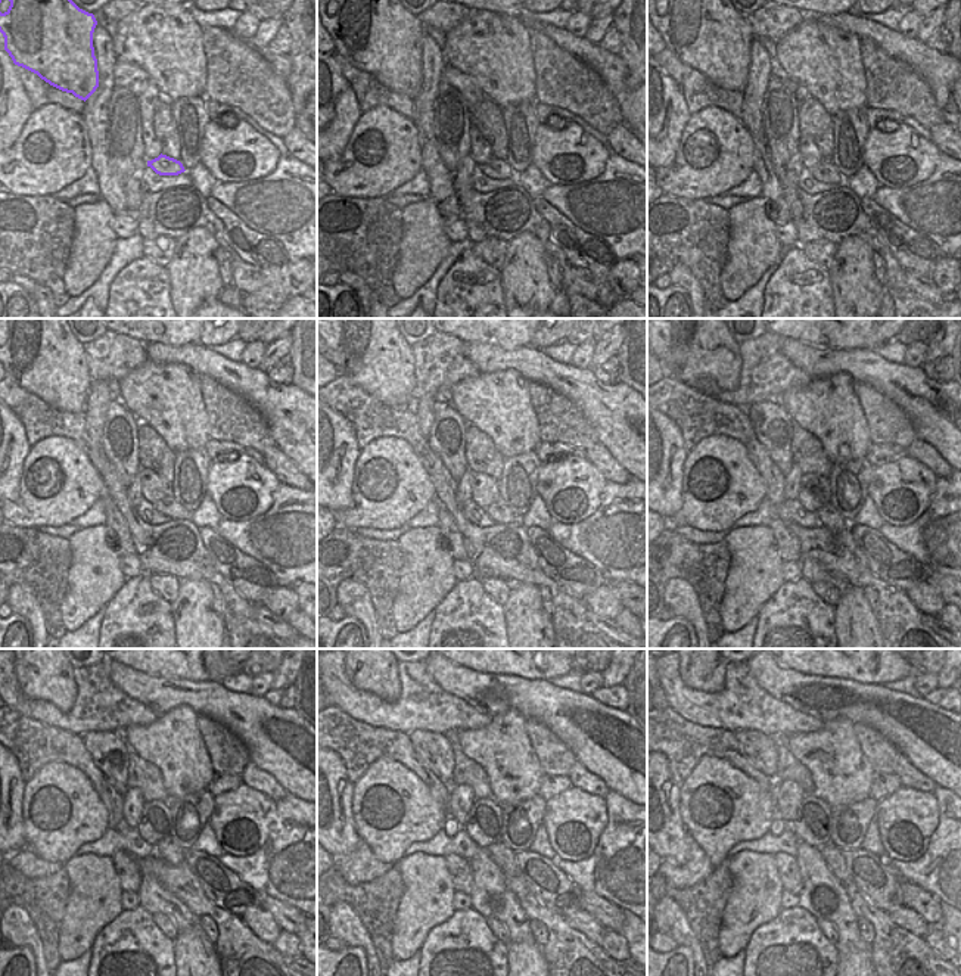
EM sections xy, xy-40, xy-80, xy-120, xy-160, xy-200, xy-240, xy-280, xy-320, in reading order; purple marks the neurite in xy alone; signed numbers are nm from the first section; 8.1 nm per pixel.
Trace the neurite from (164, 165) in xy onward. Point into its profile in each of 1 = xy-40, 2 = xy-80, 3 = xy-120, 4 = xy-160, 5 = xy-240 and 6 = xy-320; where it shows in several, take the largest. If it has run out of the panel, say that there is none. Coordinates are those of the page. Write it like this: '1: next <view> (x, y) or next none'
1: next xy-40 (495, 168)
2: next xy-80 (827, 173)
3: next xy-120 (168, 506)
4: next xy-160 (498, 512)
5: next xy-240 (165, 848)
6: next xy-320 (827, 851)

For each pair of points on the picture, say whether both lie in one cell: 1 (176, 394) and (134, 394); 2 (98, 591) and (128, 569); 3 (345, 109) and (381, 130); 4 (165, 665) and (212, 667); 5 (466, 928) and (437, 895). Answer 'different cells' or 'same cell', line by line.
1: same cell
2: different cells
3: different cells
4: same cell
5: different cells

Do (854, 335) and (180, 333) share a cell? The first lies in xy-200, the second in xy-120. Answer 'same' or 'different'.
same

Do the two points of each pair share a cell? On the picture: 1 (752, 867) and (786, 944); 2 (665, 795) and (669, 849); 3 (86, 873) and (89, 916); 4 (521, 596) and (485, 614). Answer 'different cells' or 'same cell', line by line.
1: different cells
2: same cell
3: same cell
4: different cells

